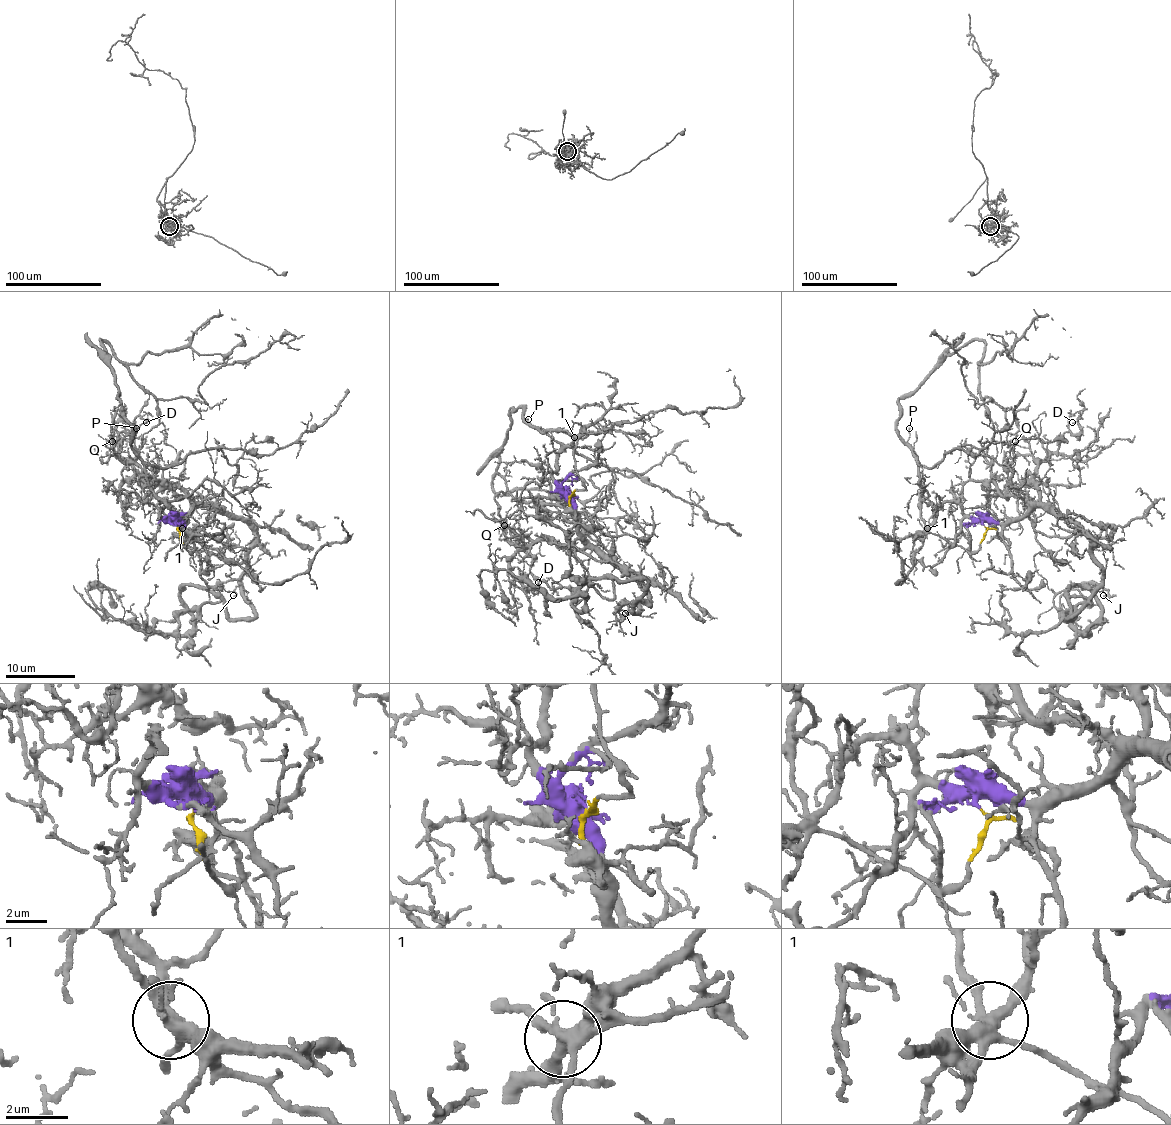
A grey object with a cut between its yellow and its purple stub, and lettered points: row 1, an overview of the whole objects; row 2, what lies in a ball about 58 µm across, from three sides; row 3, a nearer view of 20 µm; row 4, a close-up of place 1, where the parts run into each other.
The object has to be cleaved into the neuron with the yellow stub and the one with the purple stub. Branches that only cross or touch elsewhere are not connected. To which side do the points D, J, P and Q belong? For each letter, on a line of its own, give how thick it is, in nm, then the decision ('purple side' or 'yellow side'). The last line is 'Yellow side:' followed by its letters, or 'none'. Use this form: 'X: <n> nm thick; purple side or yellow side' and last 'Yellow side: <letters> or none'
D: 100 nm thick; purple side
J: 100 nm thick; purple side
P: 100 nm thick; yellow side
Q: 130 nm thick; purple side
Yellow side: P

